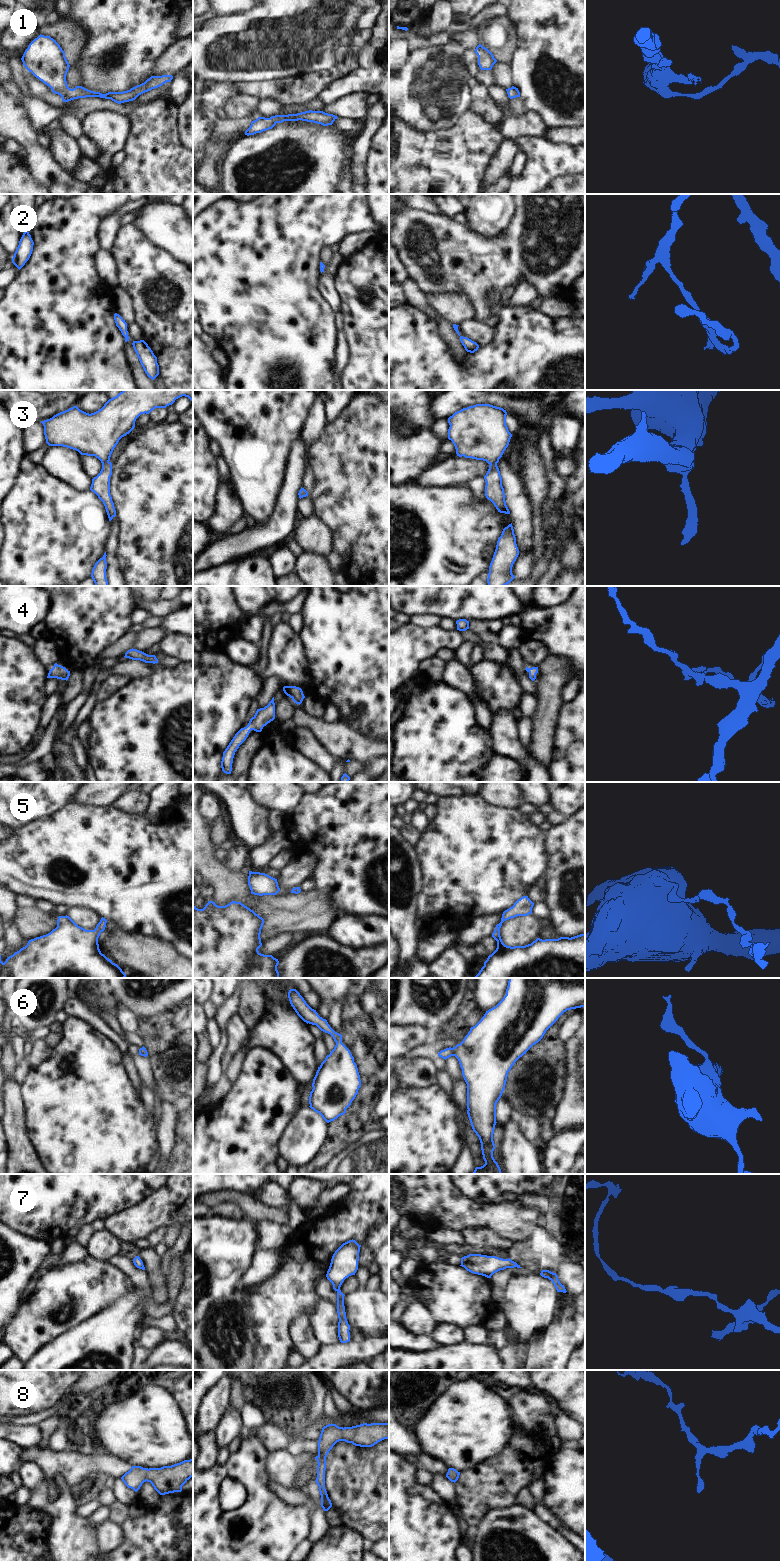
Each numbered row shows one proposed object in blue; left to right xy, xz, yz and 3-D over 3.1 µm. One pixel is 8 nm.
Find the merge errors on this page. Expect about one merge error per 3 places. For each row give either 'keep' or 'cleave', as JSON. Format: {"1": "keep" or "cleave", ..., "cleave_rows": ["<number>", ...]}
{"1": "keep", "2": "keep", "3": "keep", "4": "keep", "5": "keep", "6": "keep", "7": "keep", "8": "keep", "cleave_rows": []}

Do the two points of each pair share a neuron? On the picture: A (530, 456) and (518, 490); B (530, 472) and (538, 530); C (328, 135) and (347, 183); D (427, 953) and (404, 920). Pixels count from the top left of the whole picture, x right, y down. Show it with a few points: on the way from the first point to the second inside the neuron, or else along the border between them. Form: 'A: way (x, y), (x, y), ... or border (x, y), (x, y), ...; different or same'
A: border (520, 479), (524, 487); different
B: way (537, 486), (537, 516); same
C: border (350, 162), (346, 166), (341, 183); different
D: border (421, 937), (416, 958); different

